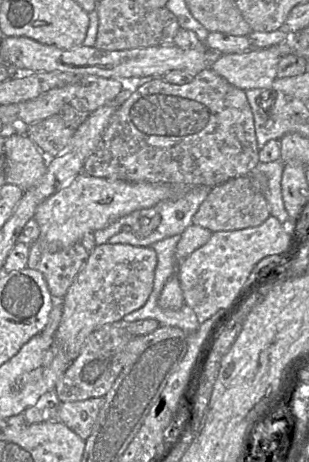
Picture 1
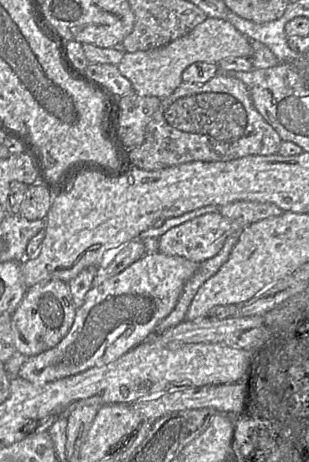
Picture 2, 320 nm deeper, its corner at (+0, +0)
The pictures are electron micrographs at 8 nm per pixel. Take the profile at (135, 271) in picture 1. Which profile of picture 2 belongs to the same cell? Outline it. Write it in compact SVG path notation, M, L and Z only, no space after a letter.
M219 212L209 213L174 227L158 238L158 251L180 256L190 261L201 263L217 255L229 237L237 237L248 226L245 222L235 222L222 216Z

